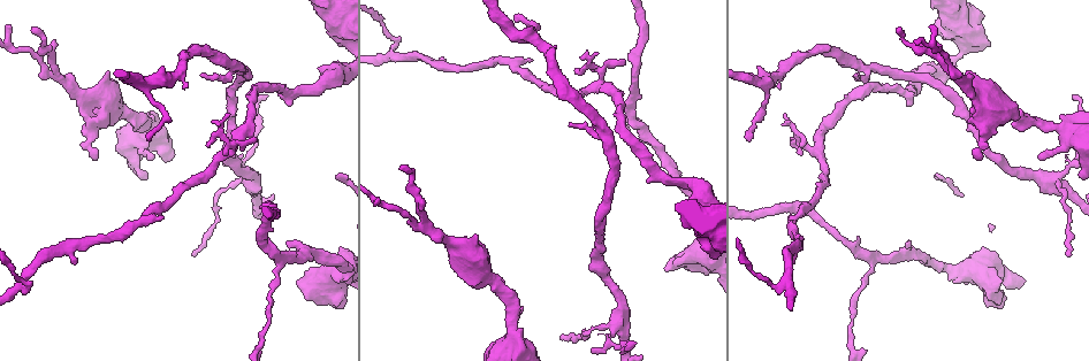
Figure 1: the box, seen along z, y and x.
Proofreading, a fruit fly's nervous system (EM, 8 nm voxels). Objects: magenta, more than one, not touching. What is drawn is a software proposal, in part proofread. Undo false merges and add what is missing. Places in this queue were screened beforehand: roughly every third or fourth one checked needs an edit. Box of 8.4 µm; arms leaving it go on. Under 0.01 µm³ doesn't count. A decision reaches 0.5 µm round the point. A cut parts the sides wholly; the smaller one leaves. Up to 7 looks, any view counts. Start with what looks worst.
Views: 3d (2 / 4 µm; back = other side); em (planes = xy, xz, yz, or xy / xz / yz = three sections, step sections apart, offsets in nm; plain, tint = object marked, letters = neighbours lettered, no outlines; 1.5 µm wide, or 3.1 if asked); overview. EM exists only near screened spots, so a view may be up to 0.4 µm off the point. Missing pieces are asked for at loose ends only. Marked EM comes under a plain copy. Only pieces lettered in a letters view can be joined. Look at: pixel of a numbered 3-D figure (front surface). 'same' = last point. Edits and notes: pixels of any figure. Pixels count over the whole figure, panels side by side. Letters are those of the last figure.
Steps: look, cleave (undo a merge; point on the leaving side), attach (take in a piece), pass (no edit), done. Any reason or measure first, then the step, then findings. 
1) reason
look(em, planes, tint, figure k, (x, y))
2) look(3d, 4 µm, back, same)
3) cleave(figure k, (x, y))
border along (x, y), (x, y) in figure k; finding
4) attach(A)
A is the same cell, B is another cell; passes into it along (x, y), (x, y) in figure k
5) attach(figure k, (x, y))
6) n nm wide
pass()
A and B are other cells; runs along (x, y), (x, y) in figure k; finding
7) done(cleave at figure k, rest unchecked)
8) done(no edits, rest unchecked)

abrupt turn
look(em, yz, step 8, tint, figure 1, (763, 113))

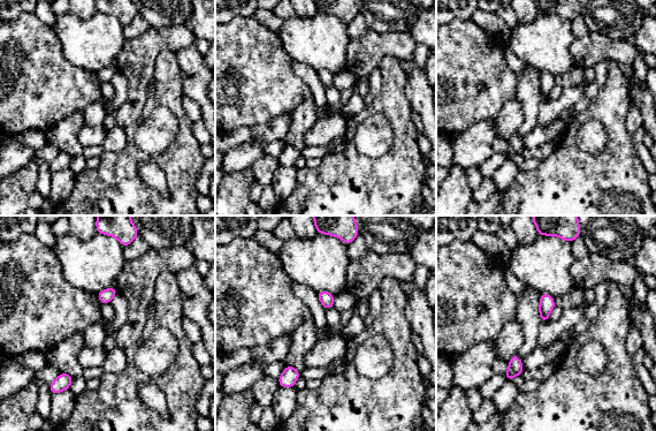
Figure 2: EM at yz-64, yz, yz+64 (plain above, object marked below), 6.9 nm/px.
another direction
look(em, planes, letters, same)

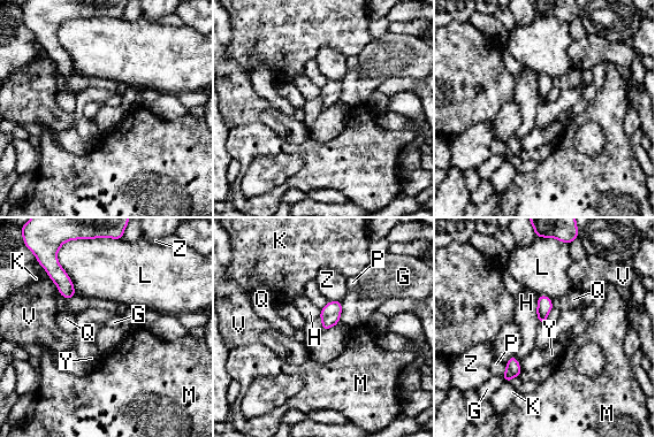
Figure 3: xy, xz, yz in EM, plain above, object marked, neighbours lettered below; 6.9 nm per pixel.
pass()
G, H, K, L, M, P, Q, V, Y and Z are other cells; border along (342, 301), (342, 311), (337, 323) in figure 3; all the same neuron

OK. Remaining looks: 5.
three-way junction
look(3d, 4 µm, back, figure 1, (52, 73))

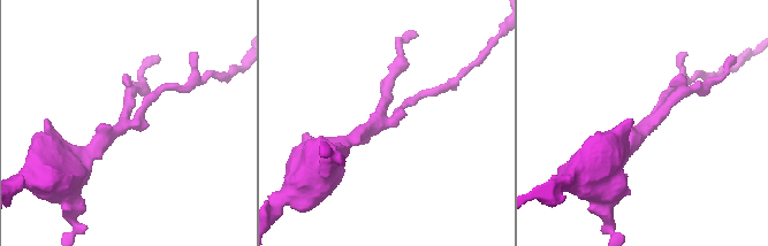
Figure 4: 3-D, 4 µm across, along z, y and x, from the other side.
3 arms
look(em, yz, step 8, tint, figure 4, (645, 127))

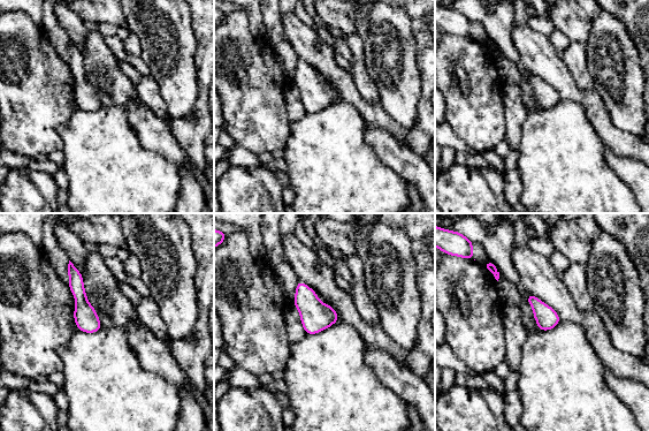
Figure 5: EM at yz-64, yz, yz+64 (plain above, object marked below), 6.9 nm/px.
look(em, planes, letters, same)

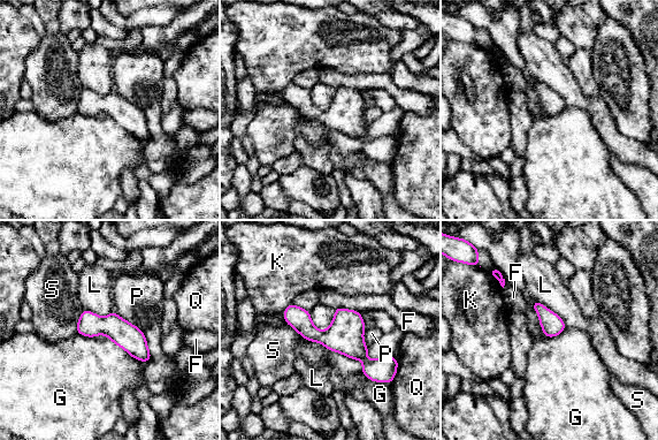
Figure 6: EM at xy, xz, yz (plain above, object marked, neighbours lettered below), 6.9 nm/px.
P touches over 360 nm
pass()
F, G, K, L, P, Q and S are other cells; border along (299, 334), (330, 350) in figure 6; one neuron here

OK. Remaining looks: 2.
done(no edits, rest unchecked)

